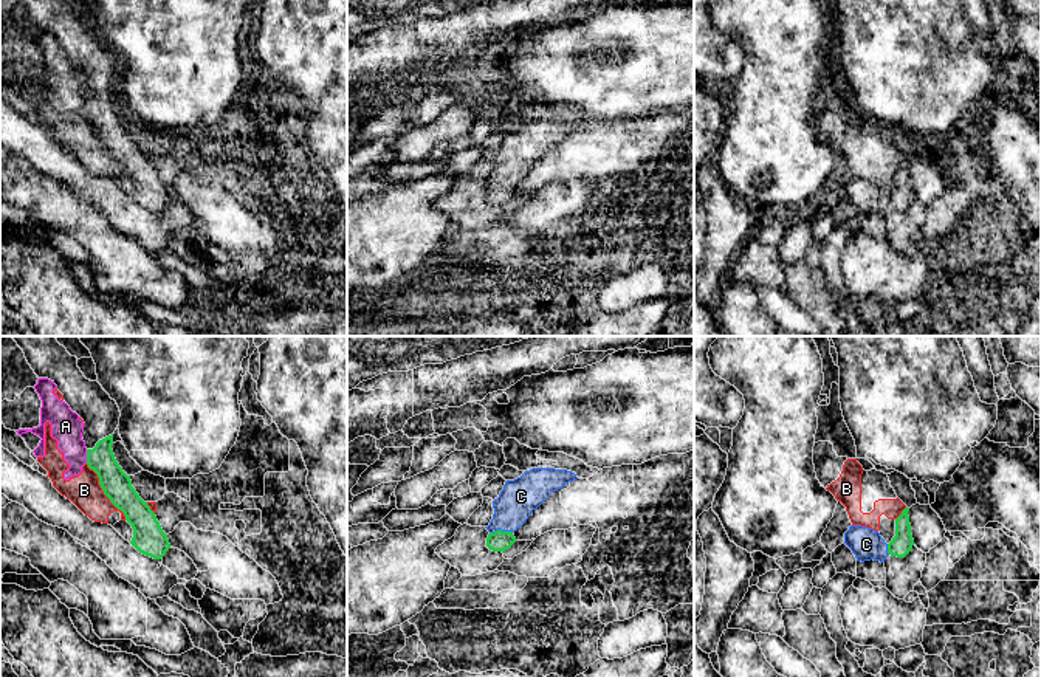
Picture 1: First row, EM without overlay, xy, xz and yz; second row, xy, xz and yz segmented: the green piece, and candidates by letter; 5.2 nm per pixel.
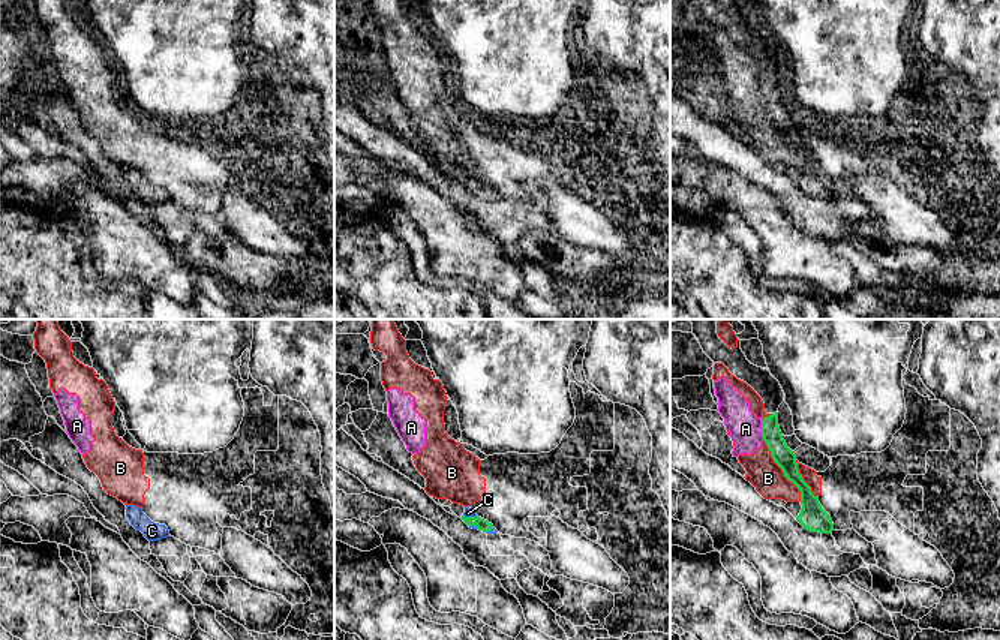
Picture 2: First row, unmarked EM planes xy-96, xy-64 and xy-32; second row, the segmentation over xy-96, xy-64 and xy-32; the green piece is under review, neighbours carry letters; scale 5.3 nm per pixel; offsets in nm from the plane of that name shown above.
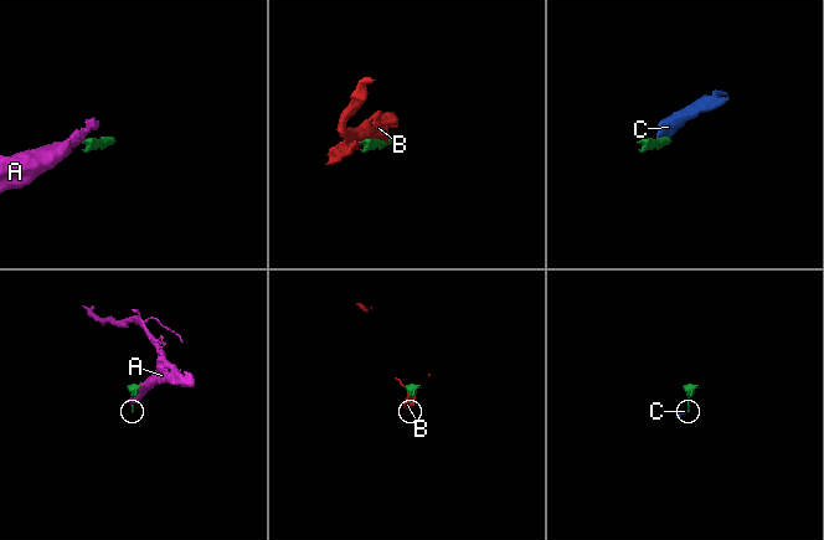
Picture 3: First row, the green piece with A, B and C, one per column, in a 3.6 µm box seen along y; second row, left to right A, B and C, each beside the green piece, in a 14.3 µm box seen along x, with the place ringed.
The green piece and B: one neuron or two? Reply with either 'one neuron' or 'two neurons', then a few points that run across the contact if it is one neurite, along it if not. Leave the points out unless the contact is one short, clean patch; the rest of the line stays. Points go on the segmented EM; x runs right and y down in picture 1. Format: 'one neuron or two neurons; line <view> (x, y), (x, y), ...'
two neurons

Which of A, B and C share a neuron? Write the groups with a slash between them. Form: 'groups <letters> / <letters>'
groups A B / C

